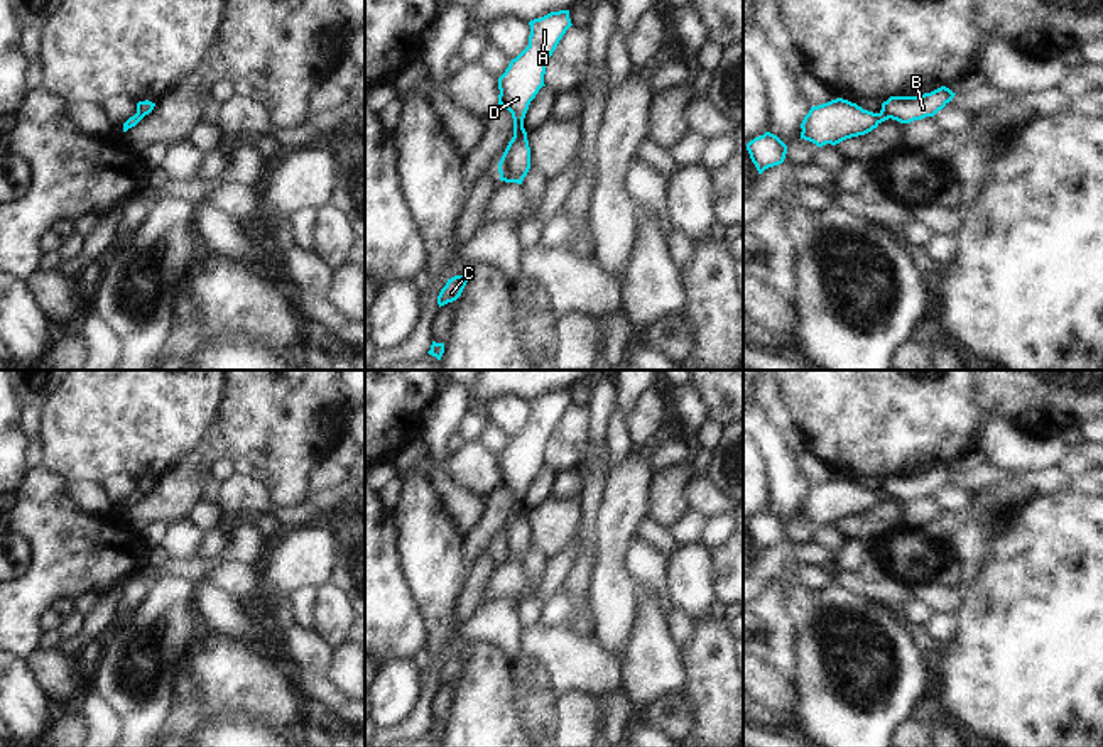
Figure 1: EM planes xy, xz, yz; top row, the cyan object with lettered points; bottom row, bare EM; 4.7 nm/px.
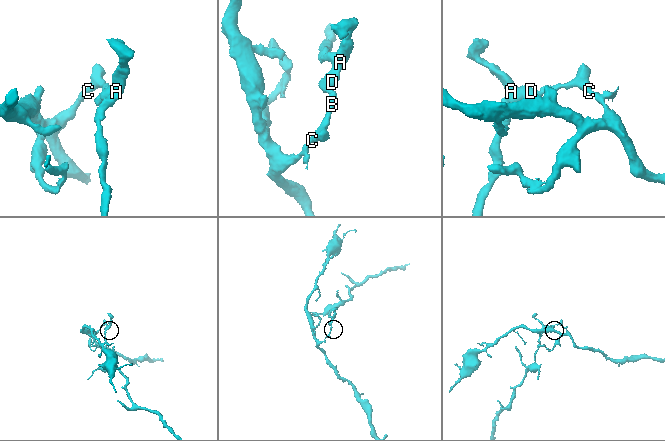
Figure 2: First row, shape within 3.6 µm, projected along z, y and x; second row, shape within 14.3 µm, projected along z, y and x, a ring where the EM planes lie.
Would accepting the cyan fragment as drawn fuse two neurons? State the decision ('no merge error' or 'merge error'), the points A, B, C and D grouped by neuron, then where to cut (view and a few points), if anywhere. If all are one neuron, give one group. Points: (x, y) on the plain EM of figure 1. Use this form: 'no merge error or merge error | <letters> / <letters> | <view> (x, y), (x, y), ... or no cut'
merge error | A D / B C | xz (522, 506), (514, 514)

